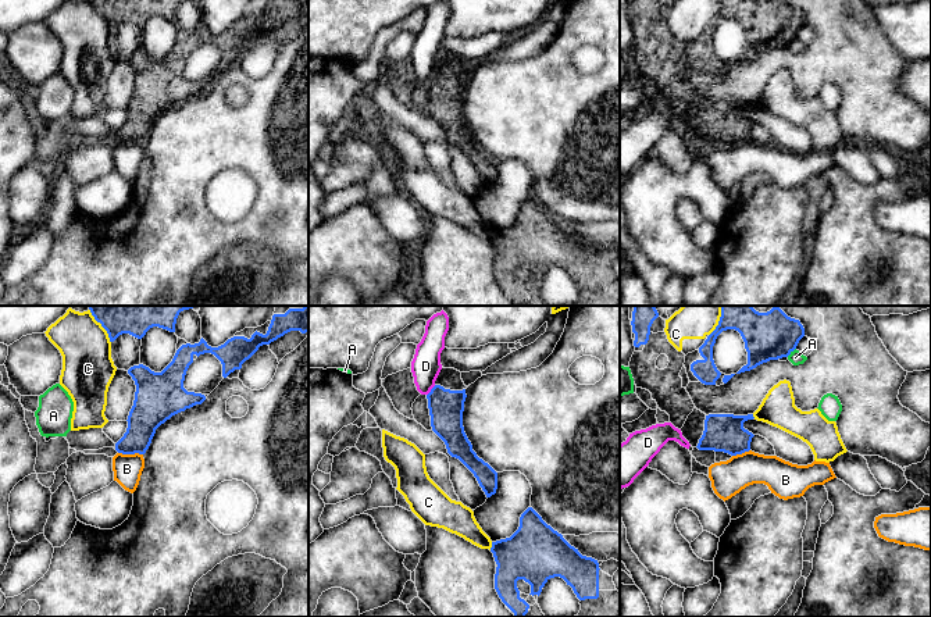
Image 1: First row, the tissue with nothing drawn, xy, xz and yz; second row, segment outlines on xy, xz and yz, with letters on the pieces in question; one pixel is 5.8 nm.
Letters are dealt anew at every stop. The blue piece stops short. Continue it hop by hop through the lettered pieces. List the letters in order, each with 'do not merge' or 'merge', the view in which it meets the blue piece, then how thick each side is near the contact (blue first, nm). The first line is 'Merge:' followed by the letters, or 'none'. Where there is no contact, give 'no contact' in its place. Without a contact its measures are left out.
Merge: none
A: do not merge; meets blue in yz; 280 nm thick on the blue side, 80 nm on the other
B: do not merge; meets blue in xy; 190 nm thick on the blue side, 160 nm on the other
C: do not merge; meets blue in xz; 320 nm thick on the blue side, 170 nm on the other
D: do not merge; meets blue in xz; 200 nm thick on the blue side, 170 nm on the other

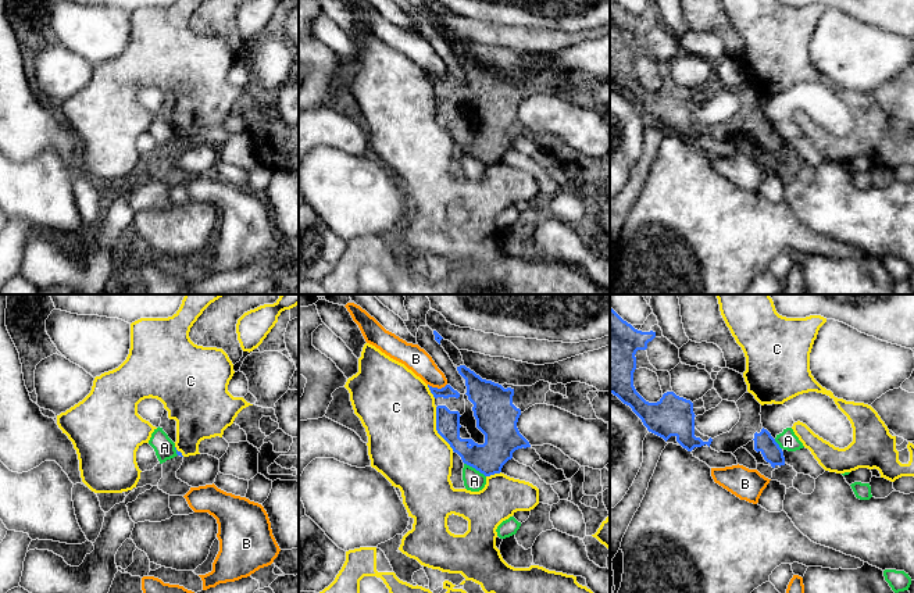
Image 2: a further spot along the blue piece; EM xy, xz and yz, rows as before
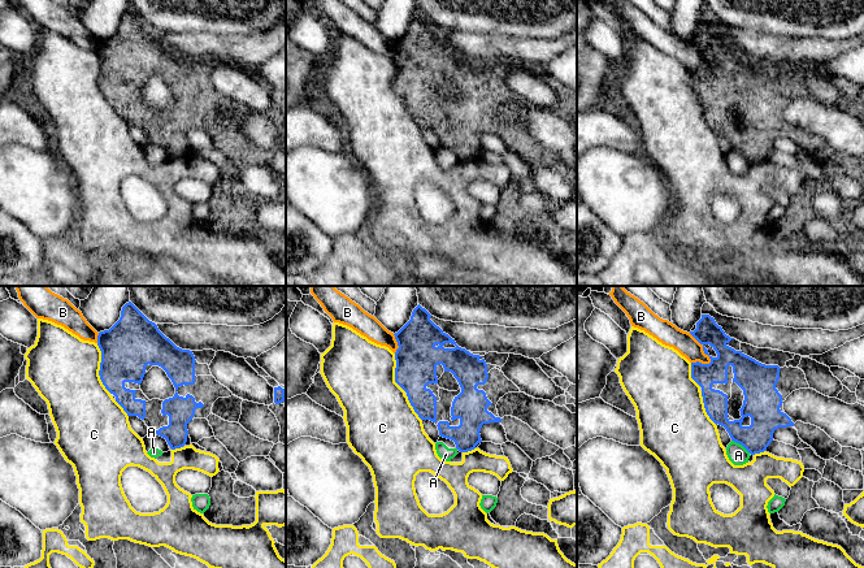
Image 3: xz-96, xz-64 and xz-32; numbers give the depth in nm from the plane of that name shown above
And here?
Merge: none
A: do not merge; meets blue in xz; 200 nm thick on the blue side, 120 nm on the other
B: do not merge; meets blue in xz; 70 nm thick on the blue side, 140 nm on the other
C: do not merge; meets blue in xz; 140 nm thick on the blue side, 440 nm on the other

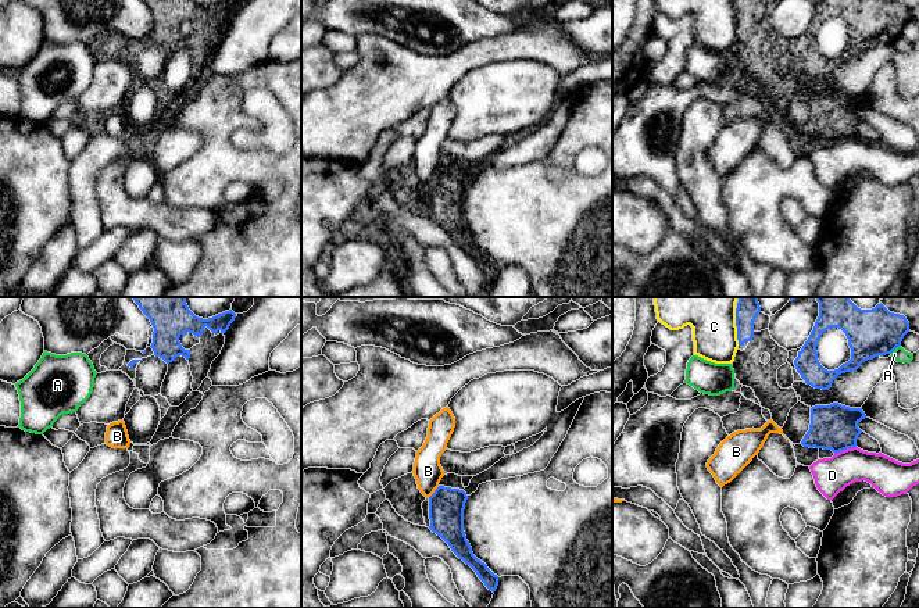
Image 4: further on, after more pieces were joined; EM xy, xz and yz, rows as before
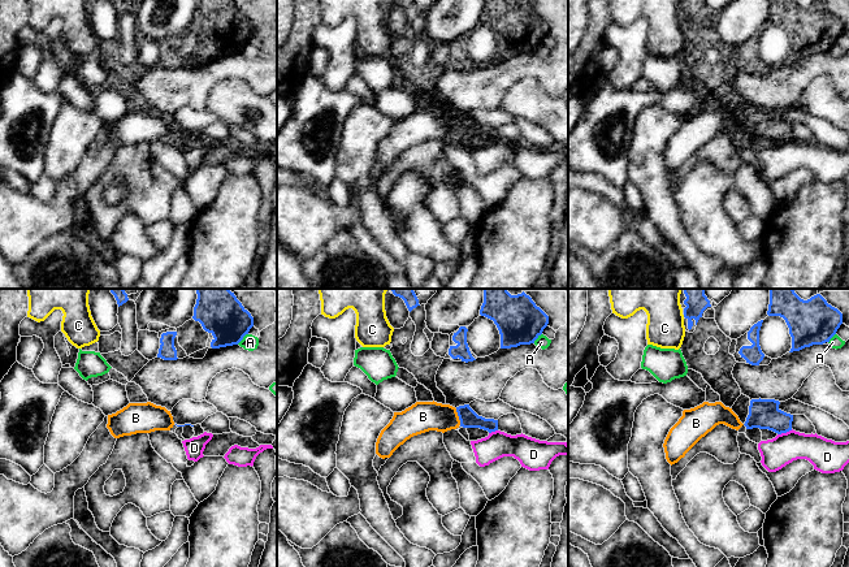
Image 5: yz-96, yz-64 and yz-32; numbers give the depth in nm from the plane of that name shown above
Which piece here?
Merge: none
A: do not merge; meets blue in yz; 280 nm thick on the blue side, 80 nm on the other
B: do not merge; meets blue in xz; 200 nm thick on the blue side, 160 nm on the other
C: do not merge; meets blue in yz; 110 nm thick on the blue side, 260 nm on the other
D: do not merge; meets blue in yz; 260 nm thick on the blue side, 200 nm on the other

